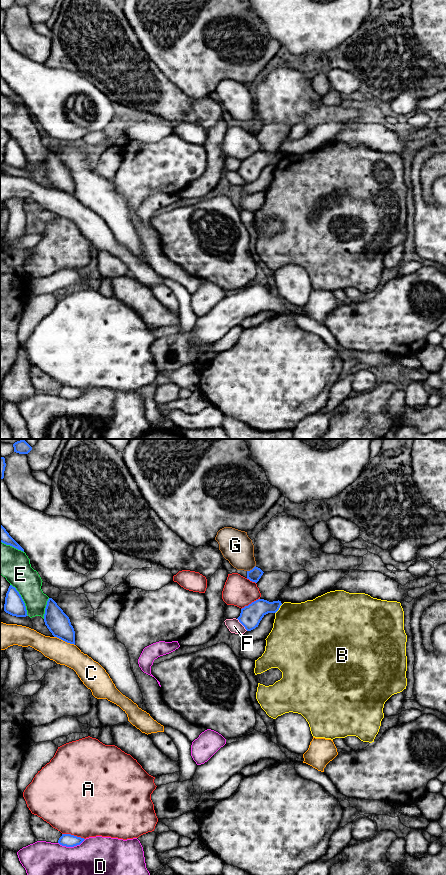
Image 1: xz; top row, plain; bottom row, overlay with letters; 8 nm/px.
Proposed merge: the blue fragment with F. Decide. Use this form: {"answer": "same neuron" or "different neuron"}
{"answer": "different neuron"}

